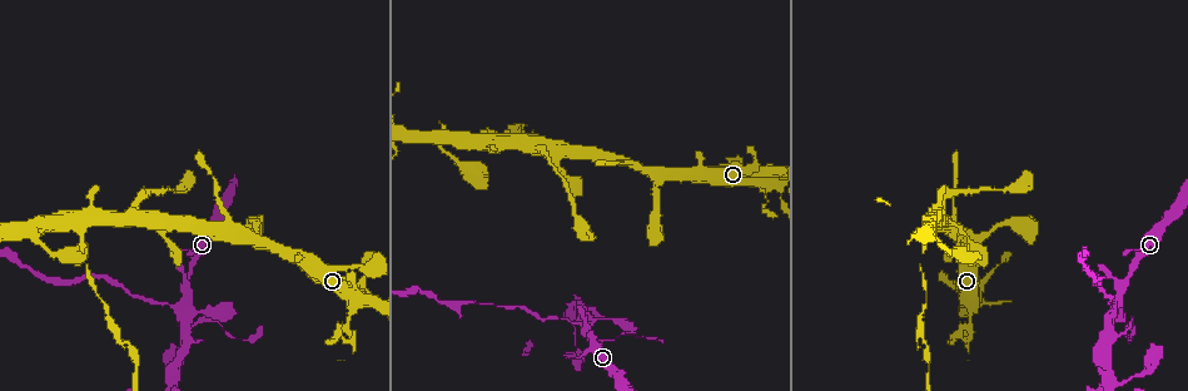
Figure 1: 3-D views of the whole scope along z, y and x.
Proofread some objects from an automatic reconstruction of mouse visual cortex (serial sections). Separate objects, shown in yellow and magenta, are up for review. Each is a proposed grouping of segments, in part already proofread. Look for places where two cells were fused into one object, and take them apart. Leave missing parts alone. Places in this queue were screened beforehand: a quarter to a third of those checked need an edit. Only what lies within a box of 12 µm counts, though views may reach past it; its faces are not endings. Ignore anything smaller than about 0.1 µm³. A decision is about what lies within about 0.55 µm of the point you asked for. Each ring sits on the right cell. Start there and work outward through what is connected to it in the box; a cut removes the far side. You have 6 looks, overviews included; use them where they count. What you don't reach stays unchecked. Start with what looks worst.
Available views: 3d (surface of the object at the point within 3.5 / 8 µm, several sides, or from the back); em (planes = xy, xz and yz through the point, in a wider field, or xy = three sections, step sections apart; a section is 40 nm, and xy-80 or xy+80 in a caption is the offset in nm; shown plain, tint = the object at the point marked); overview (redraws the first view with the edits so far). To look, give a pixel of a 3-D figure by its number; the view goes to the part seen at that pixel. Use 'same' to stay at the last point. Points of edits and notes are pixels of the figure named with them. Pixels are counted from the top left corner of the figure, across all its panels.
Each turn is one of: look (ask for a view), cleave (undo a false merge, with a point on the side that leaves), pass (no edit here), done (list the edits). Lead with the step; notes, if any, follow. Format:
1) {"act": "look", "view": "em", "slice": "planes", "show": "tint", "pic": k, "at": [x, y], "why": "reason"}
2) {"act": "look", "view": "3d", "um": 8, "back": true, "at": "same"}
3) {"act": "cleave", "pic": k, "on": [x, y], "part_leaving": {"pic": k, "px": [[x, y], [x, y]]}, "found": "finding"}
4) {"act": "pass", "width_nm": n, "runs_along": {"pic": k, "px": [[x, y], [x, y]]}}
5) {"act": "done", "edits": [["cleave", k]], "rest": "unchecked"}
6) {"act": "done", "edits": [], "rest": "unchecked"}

{"act": "look", "view": "3d", "um": 3.5, "pic": 1, "at": [661, 175], "why": "side arm on a straight run"}

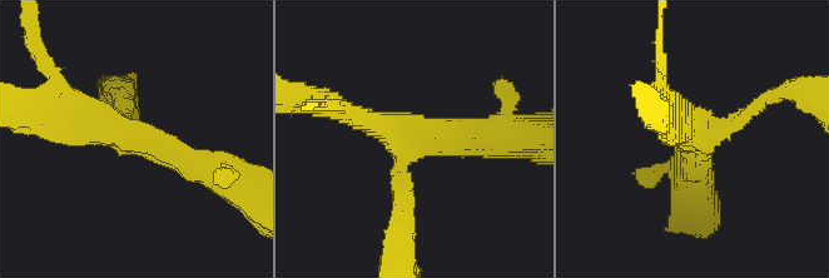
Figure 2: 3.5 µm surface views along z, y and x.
{"act": "look", "view": "em", "slice": "xy", "step": 1, "show": "tint", "pic": 2, "at": [134, 141], "arms": 3, "arm_widths_nm": [200, 300, 350], "why": "need the tissue"}

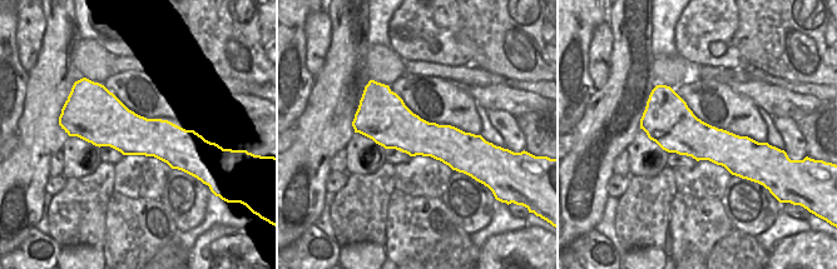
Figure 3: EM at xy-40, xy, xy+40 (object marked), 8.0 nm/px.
{"act": "pass", "runs_along": {"pic": 2, "px": [[212, 170], [85, 109], [61, 109]]}, "found": "one cell here"}

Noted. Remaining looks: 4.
{"act": "look", "view": "3d", "um": 3.5, "back": true, "pic": 1, "at": [86, 224], "why": "arms part here"}

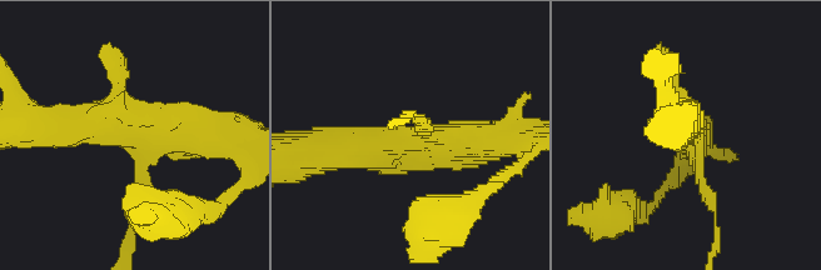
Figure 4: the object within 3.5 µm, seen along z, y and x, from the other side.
{"act": "look", "view": "em", "slice": "planes", "show": "tint", "pic": 4, "at": [132, 134], "why": "shape alone is not enough"}

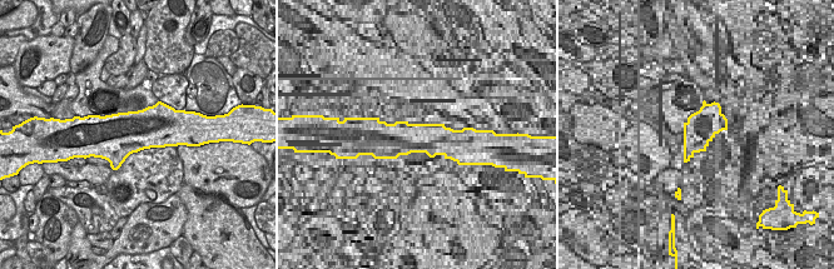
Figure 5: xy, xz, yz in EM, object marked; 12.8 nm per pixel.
{"act": "pass", "runs_along": {"pic": 4, "px": [[333, 154], [411, 140], [494, 140]]}, "found": "continuous, no second cell"}

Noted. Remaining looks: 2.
{"act": "look", "view": "3d", "um": 3.5, "pic": 1, "at": [130, 343]}

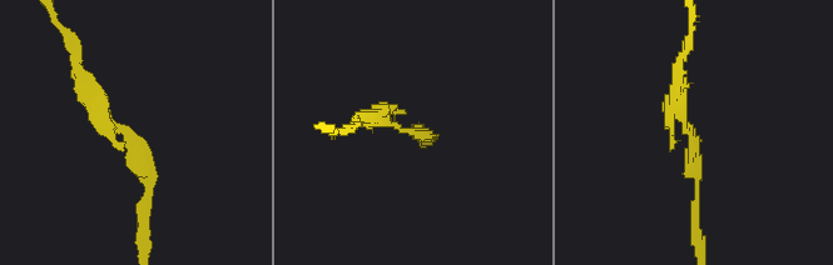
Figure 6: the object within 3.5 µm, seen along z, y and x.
{"act": "look", "view": "em", "slice": "xy", "step": 3, "show": "tint", "pic": 6, "at": [688, 129], "arm_widths_nm": [100, 200], "why": "shape alone is not enough"}

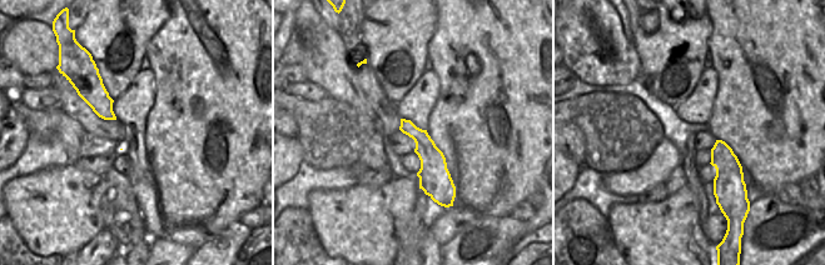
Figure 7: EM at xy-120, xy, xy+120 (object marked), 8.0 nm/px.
{"act": "pass", "runs_along": {"pic": 6, "px": [[679, 73], [695, 208]]}, "found": "all the same cell"}

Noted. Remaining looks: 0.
{"act": "done", "edits": [], "rest": "unchecked"}

